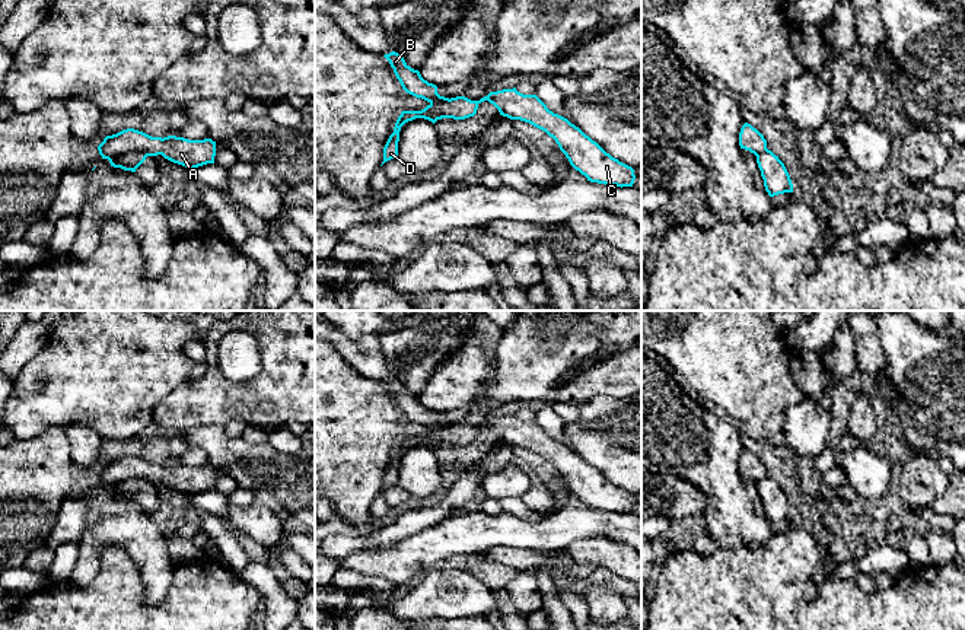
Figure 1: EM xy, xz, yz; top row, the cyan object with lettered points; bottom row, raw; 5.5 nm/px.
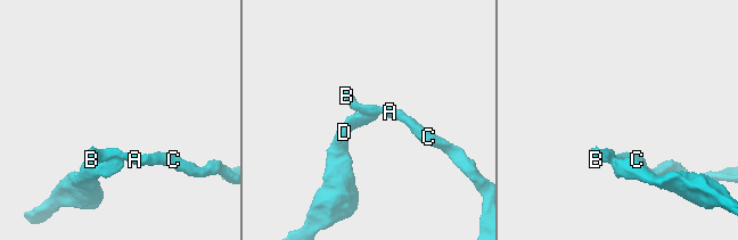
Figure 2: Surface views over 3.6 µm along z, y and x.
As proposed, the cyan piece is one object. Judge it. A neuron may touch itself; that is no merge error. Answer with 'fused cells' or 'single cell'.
fused cells

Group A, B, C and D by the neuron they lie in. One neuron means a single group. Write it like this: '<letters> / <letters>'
A B C / D

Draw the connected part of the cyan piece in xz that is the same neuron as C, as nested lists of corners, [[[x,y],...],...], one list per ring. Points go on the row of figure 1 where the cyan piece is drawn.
[[[513,88],[490,92],[475,102],[484,101],[493,104],[500,115],[545,131],[555,140],[570,165],[587,181],[621,188],[633,187],[636,175],[631,166],[612,158],[567,118],[550,111],[536,95],[523,95]]]

